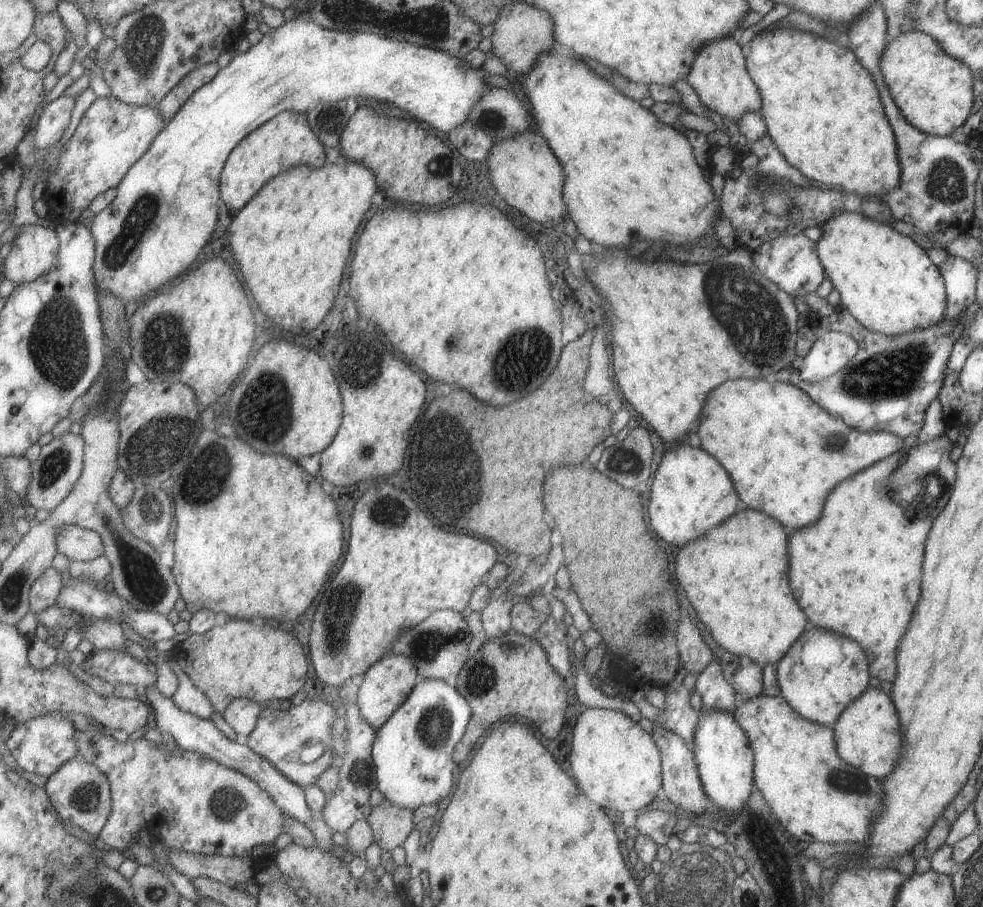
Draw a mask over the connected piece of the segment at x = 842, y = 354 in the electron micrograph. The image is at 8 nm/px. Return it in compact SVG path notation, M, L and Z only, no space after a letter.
M826 331L815 339L815 342L804 357L795 356L791 362L791 366L799 371L800 377L803 380L807 382L818 381L845 366L857 352L857 349L858 344L849 335L837 331Z

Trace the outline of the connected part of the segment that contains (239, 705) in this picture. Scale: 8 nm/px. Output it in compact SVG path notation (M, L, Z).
M235 699L223 718L245 740L256 728L265 705L253 699Z

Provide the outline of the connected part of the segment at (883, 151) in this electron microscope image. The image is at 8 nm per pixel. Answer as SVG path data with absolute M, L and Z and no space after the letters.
M771 23L768 27L760 30L748 42L748 48L749 51L744 58L744 63L760 96L759 111L766 126L766 133L771 137L779 152L789 164L800 170L803 176L806 176L811 183L820 188L837 189L861 196L875 195L881 198L890 188L895 188L899 184L900 164L897 158L897 147L891 125L885 116L872 74L857 60L851 50L845 47L843 43L837 43L810 32L803 32L798 28L790 27L783 23Z

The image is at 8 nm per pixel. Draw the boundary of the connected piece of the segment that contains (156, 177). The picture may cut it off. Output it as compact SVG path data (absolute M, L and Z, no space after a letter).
M307 14L297 16L278 29L270 28L269 32L256 45L251 46L247 52L239 54L233 52L233 55L234 58L231 62L221 69L219 74L209 84L197 90L189 98L189 101L183 105L183 108L167 123L164 130L153 141L152 147L145 153L145 156L129 169L128 174L125 175L125 178L118 186L117 198L105 210L102 210L95 216L93 225L91 226L93 236L96 240L96 263L94 271L96 272L96 281L101 293L121 297L125 303L129 302L129 300L143 300L149 294L155 294L163 284L171 282L173 278L187 274L189 268L197 262L197 258L203 252L203 248L211 242L215 226L219 224L219 216L221 216L219 212L221 212L221 206L224 204L221 192L222 172L224 171L227 159L243 139L247 139L257 128L262 127L263 124L268 123L282 112L293 111L307 114L311 107L321 103L345 101L351 97L355 97L357 100L361 98L374 98L383 102L391 102L393 106L396 106L399 110L403 110L403 112L407 112L409 116L418 120L419 123L425 122L431 128L447 133L457 123L467 119L469 109L473 106L473 103L476 103L479 95L487 88L483 80L479 78L478 70L461 67L460 59L450 57L446 52L393 40L389 37L381 37L373 33L325 29L317 21L310 20Z

